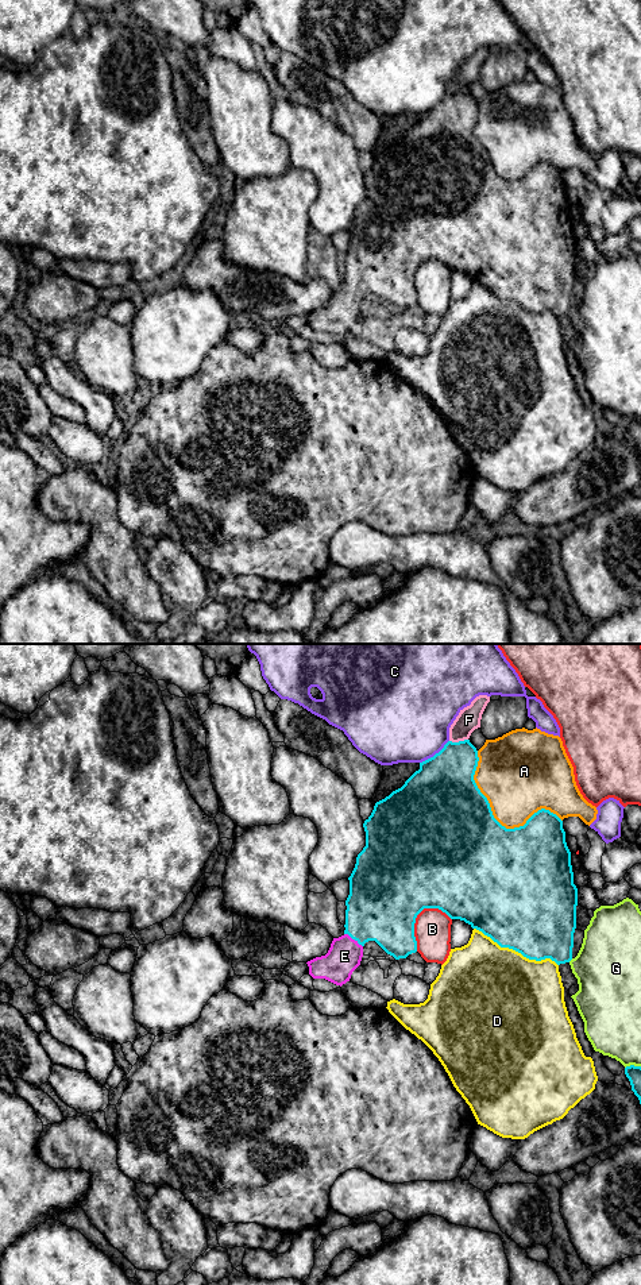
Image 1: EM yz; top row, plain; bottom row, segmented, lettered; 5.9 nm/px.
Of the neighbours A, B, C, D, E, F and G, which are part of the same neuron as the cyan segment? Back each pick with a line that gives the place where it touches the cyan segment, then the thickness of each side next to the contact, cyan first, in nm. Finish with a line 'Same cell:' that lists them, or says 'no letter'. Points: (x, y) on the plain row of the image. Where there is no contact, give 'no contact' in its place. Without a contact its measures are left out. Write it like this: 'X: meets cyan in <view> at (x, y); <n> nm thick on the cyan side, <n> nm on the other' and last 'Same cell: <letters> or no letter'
E: meets cyan in yz at (354, 290); 420 nm thick on the cyan side, 200 nm on the other
Same cell: E

